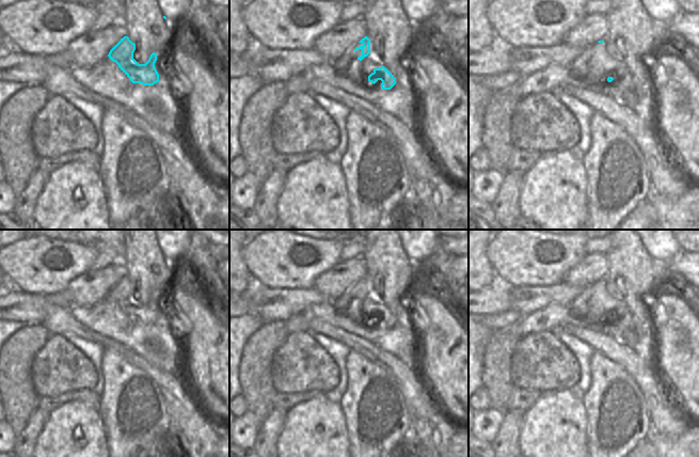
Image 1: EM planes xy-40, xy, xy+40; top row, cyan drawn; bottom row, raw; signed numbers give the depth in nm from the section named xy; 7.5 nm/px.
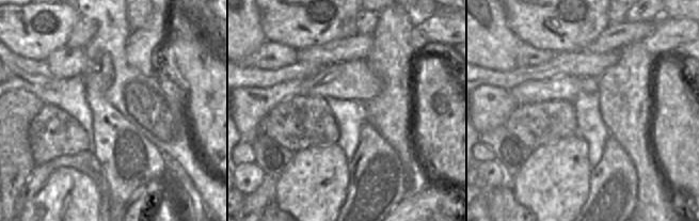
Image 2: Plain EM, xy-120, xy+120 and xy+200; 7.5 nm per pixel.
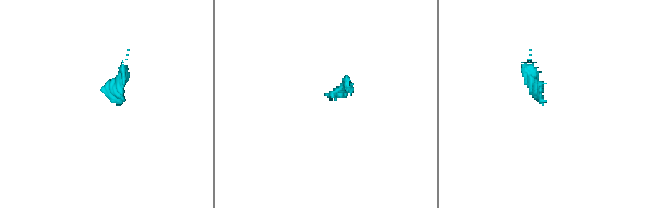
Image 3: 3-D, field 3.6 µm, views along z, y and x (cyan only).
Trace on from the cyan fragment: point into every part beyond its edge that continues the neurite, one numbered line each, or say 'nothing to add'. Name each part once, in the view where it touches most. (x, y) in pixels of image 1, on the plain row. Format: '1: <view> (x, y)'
1: xy (348, 303)

